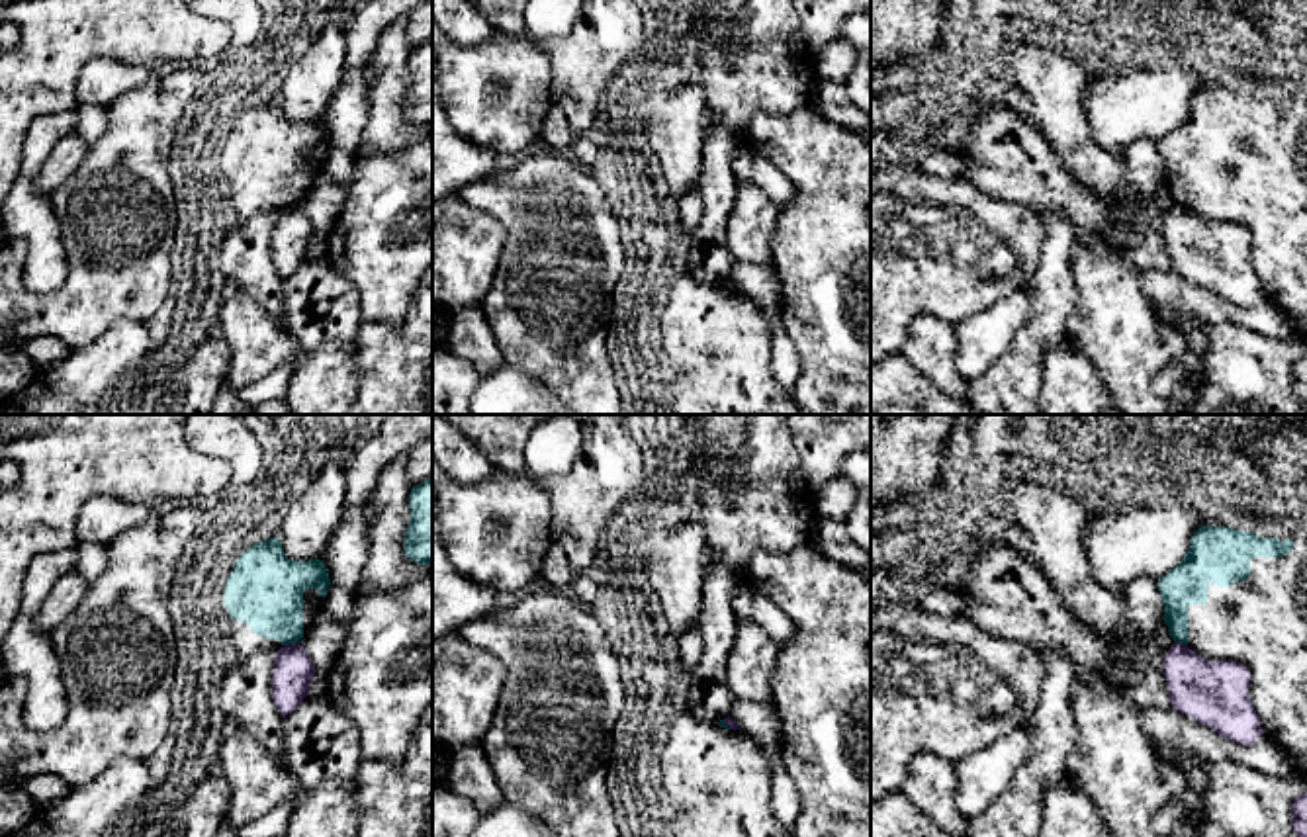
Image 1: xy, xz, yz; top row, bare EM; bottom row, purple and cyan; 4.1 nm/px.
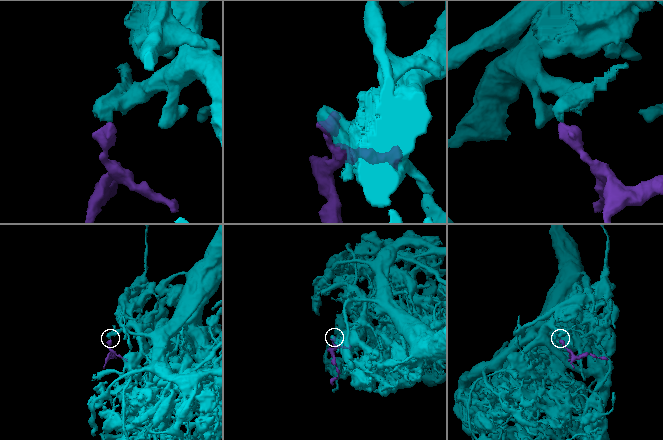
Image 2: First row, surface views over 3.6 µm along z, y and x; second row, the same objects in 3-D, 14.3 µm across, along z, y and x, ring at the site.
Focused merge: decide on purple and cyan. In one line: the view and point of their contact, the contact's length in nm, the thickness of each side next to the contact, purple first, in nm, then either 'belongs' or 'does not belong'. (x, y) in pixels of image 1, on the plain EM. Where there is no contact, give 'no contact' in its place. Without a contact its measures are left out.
xy (290, 206) | 70 nm | 170/320 nm | does not belong

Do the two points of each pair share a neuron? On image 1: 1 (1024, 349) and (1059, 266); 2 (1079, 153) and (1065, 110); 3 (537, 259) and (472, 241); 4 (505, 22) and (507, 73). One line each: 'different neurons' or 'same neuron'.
1: same neuron
2: same neuron
3: different neurons
4: different neurons

